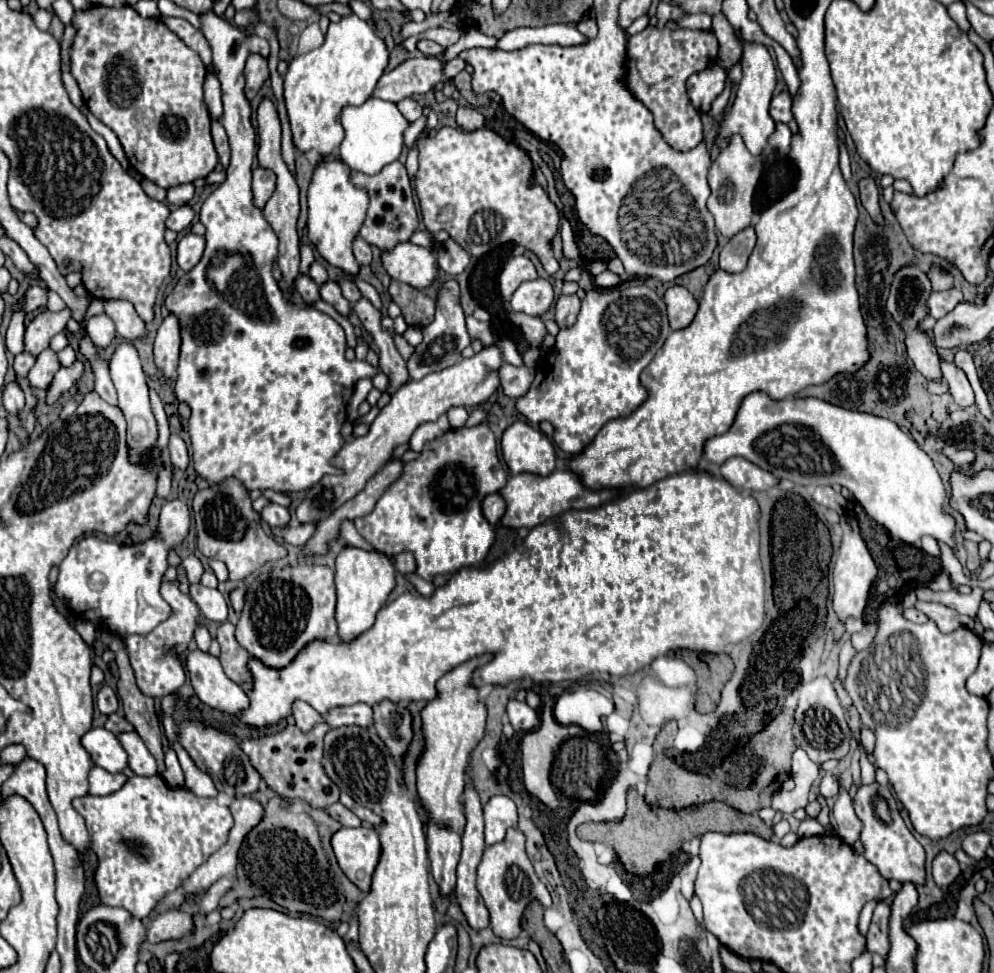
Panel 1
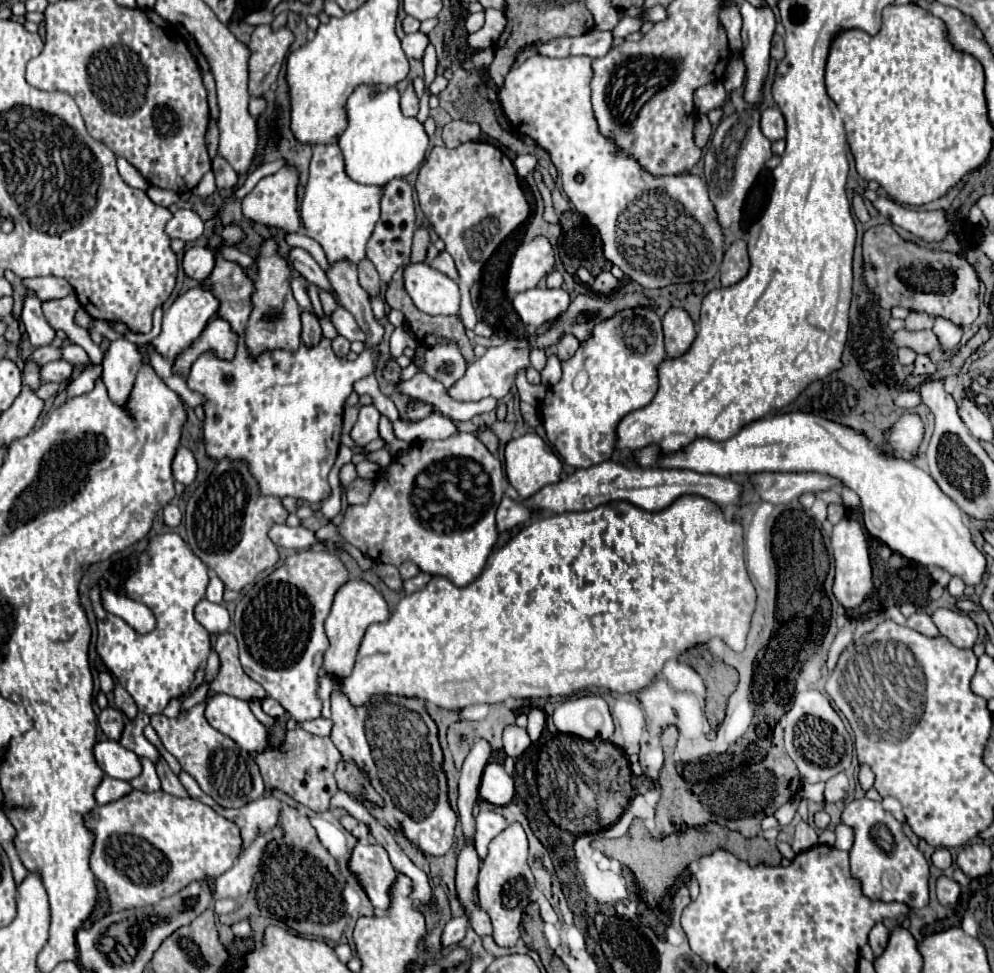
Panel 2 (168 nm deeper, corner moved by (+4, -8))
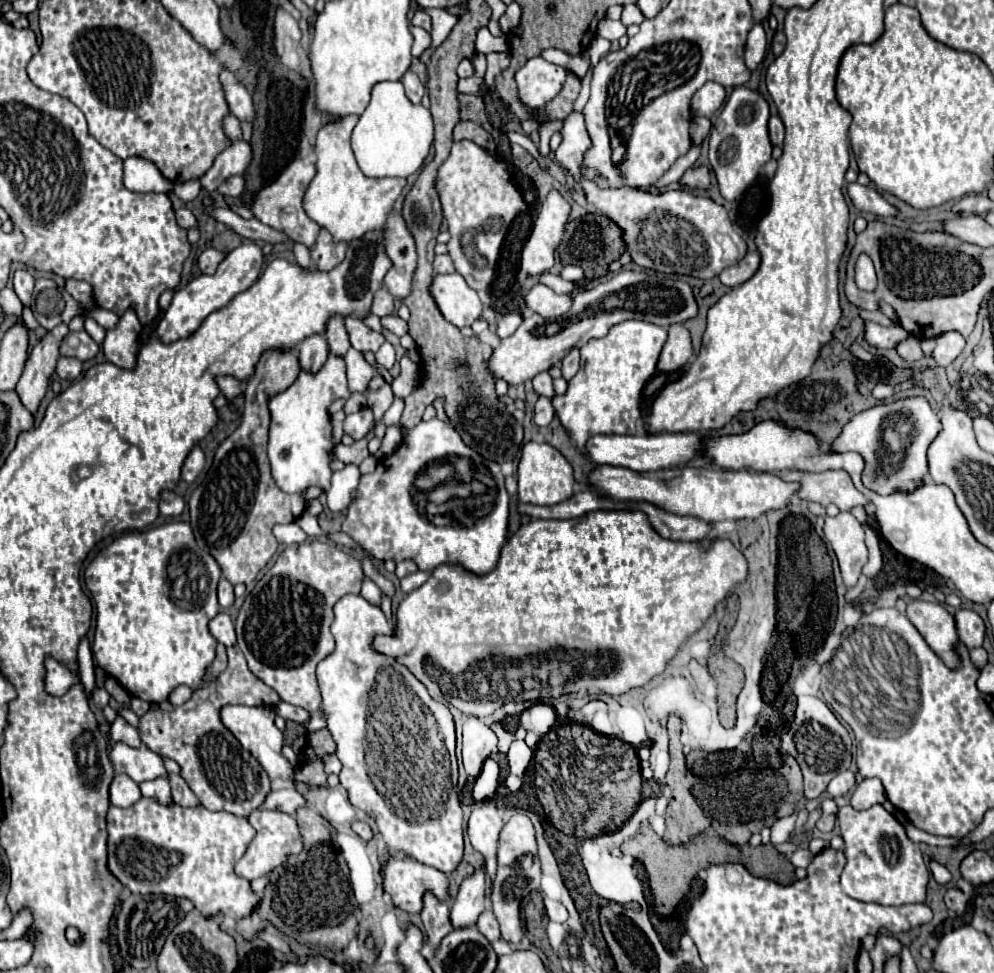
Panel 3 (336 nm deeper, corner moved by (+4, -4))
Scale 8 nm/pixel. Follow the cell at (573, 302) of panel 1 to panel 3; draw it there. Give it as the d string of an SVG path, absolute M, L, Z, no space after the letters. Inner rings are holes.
M572 349L572 353L562 361L562 375L566 381L570 381L578 371L580 371L580 353Z

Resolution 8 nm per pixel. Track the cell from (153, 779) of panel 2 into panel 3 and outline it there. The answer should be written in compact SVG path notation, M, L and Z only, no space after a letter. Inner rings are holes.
M166 779L140 783L140 789L142 789L142 795L144 795L144 797L152 797L152 799L156 799L156 801L158 801L158 803L162 803L162 805L172 805L170 785L168 785L168 781L166 781Z

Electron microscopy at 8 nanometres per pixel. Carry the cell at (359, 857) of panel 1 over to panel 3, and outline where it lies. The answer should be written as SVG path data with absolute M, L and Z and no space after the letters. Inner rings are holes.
M396 855L382 871L384 891L392 895L396 907L408 913L420 913L424 895L432 893L440 901L448 899L448 875L436 867Z

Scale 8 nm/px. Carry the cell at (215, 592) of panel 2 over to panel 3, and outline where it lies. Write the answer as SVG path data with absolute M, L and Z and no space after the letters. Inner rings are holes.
M222 579L220 585L218 585L218 601L220 601L220 607L226 609L230 605L234 605L234 587L230 581Z

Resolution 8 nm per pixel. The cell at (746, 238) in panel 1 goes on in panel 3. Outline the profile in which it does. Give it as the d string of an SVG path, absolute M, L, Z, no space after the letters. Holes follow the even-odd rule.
M748 251L742 261L738 261L736 265L732 265L720 273L720 281L726 287L738 287L738 285L746 283L758 271L758 267L760 267L760 255Z

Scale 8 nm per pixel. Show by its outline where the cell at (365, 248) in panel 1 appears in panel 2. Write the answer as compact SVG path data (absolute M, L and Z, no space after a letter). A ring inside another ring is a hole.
M362 259L362 261L358 263L358 279L360 279L360 285L362 285L370 295L378 295L378 293L380 293L380 277L378 277L372 261Z

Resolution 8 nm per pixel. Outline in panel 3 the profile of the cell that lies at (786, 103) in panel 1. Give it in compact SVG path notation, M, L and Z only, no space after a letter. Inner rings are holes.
M770 117L768 127L770 127L772 145L782 145L782 141L784 141L784 125L782 125L780 117Z

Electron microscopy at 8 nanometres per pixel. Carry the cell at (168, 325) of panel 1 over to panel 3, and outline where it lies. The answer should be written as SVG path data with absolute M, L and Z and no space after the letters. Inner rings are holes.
M244 243L244 245L236 247L234 251L230 251L226 255L226 259L220 263L220 267L214 275L200 275L194 281L190 281L186 287L182 287L174 293L170 307L166 309L164 317L158 323L156 335L164 343L172 343L172 341L190 337L212 311L226 307L238 293L250 289L256 283L256 279L262 271L262 265L264 265L264 253L258 243Z

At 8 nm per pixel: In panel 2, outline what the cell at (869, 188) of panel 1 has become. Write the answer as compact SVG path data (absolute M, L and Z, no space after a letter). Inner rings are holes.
M876 225L864 233L864 263L864 281L884 309L900 305L912 311L926 311L946 317L958 327L970 325L978 317L978 275L958 255L918 247L904 241L892 227Z

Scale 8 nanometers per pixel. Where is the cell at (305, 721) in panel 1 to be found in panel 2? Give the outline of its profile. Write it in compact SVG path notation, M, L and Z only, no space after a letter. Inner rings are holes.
M298 551L290 555L276 571L258 581L236 605L234 611L234 635L238 639L240 663L248 677L258 681L268 697L276 699L286 713L296 721L310 721L320 717L320 699L316 697L318 673L322 671L324 651L328 649L328 637L324 633L324 621L330 613L330 605L338 587L348 579L348 571L330 551Z

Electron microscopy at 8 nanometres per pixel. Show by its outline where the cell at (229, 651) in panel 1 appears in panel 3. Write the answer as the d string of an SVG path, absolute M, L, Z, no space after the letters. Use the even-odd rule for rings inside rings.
M230 647L226 671L216 675L202 689L196 689L180 707L170 711L148 709L140 717L140 737L148 749L180 765L180 777L206 809L248 817L270 793L270 779L248 751L238 751L236 737L232 737L220 721L220 709L240 703L238 697L246 697L246 705L256 707L276 707L280 703L278 693L248 669L244 653L238 647Z

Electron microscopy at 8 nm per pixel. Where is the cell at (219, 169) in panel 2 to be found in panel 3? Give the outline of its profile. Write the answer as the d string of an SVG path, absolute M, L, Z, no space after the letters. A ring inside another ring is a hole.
M230 177L224 181L224 185L218 187L218 193L224 197L238 197L244 191L244 179L242 177Z

